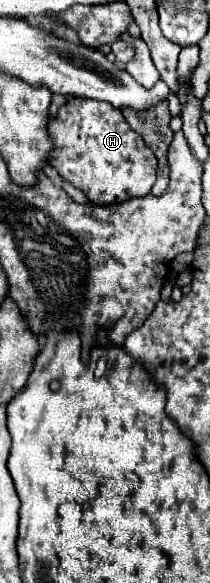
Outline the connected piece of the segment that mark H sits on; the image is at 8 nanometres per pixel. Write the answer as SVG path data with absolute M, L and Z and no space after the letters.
M68 99L68 103L60 107L56 119L48 123L48 135L54 143L48 159L50 165L60 173L64 181L78 187L94 205L112 205L132 197L144 197L156 183L156 155L140 139L140 135L130 129L124 115L120 111L112 111L108 103L96 103L94 99Z

